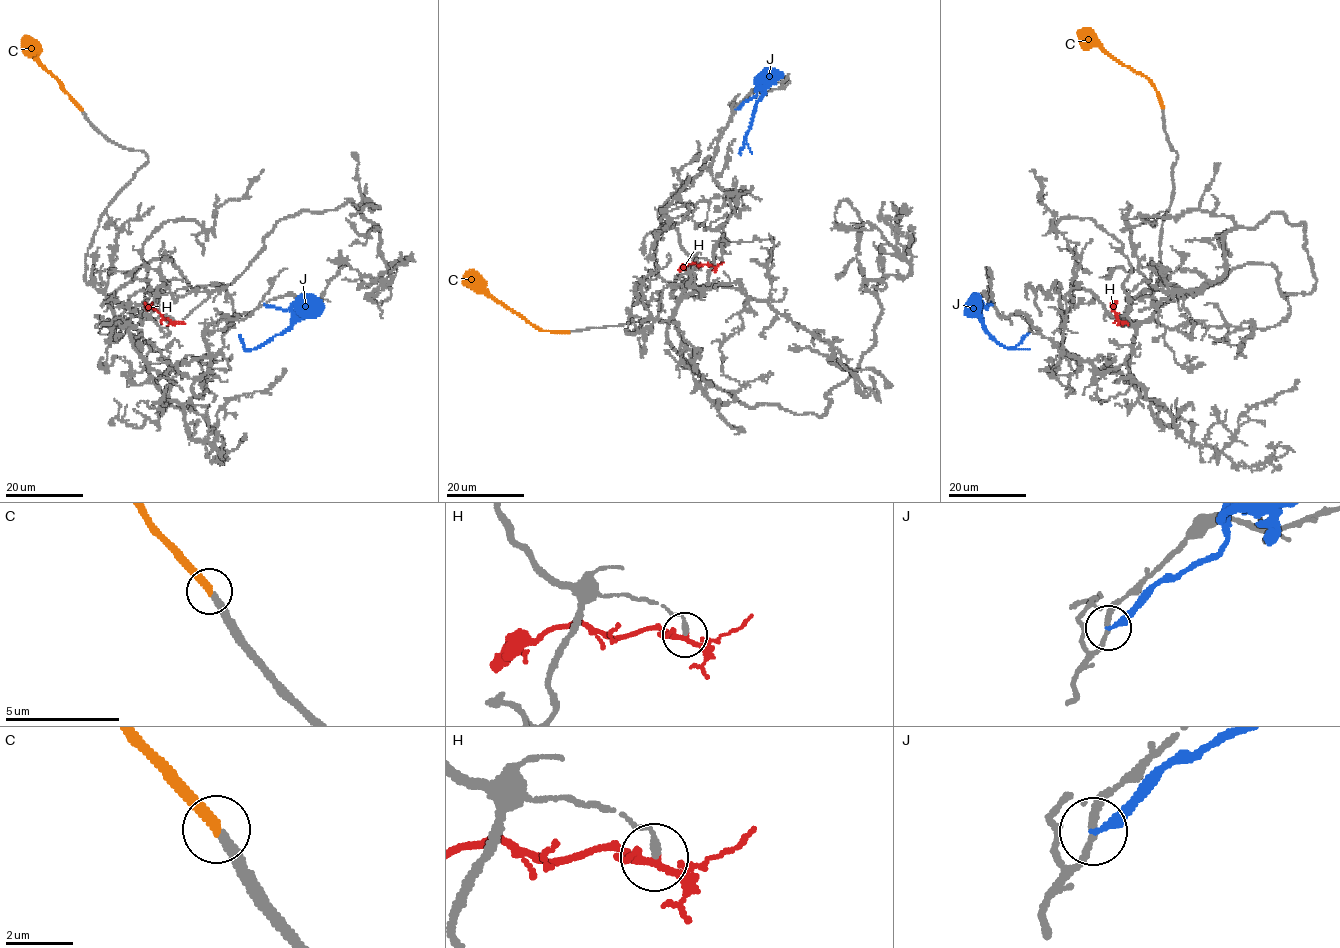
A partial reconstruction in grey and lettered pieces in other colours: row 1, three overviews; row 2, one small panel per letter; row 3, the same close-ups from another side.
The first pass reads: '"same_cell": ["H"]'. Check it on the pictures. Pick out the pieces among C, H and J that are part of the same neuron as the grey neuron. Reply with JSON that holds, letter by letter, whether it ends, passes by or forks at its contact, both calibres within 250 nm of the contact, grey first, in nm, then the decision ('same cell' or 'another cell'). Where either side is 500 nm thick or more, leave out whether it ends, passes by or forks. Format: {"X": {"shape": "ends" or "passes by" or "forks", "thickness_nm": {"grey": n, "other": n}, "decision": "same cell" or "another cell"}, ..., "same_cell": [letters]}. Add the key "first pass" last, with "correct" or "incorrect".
{"C": {"shape": "ends", "thickness_nm": {"grey": 240, "other": 280}, "decision": "same cell"}, "H": {"shape": "forks", "thickness_nm": {"grey": 140, "other": 190}, "decision": "another cell"}, "J": {"shape": "ends", "thickness_nm": {"grey": 200, "other": 260}, "decision": "another cell"}, "same_cell": ["C"], "first pass": "incorrect"}

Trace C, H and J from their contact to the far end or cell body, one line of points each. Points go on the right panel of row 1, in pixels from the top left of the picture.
C: (1162, 107), (1151, 82), (1120, 62), (1090, 35), (1078, 31)
H: (1120, 320), (1112, 311), (1114, 301)
J: (991, 303), (987, 308), (981, 309), (983, 325), (996, 341), (1009, 348), (1016, 346), (1029, 333)

